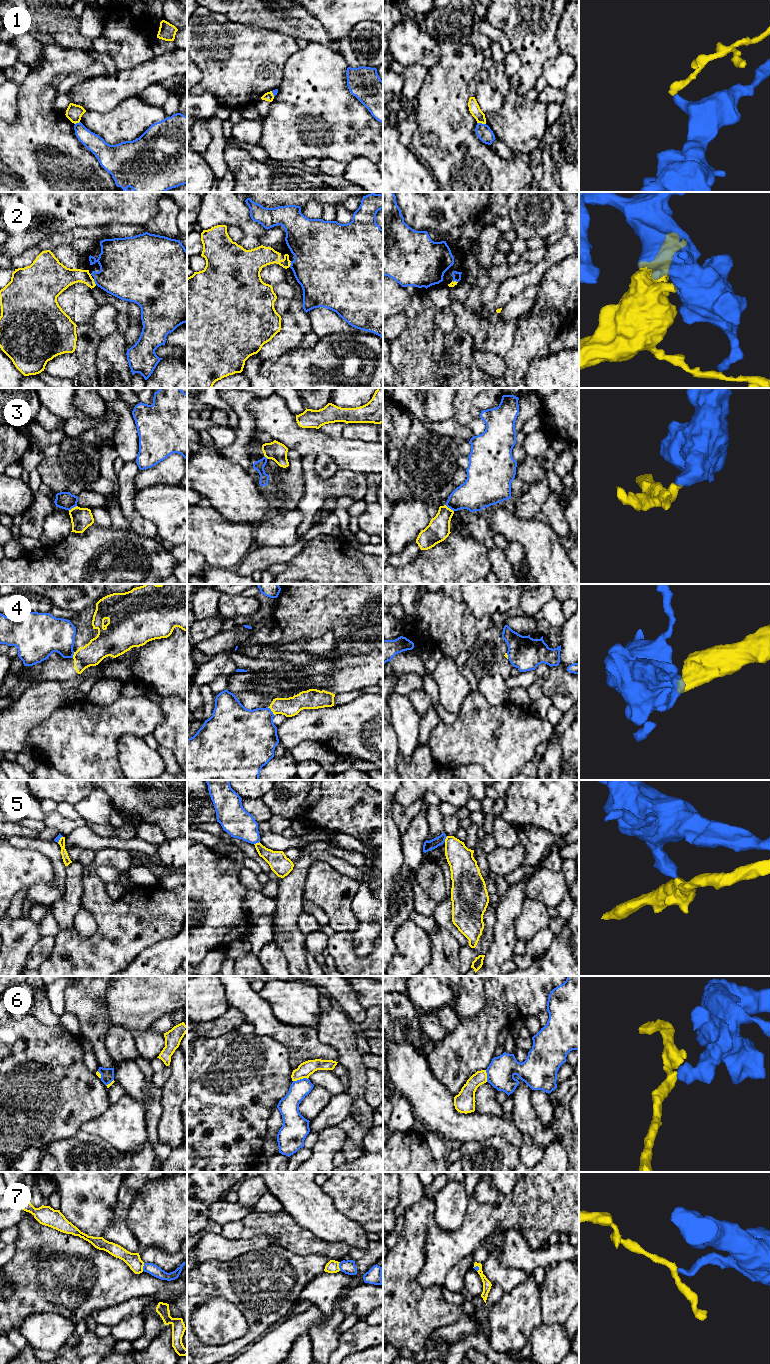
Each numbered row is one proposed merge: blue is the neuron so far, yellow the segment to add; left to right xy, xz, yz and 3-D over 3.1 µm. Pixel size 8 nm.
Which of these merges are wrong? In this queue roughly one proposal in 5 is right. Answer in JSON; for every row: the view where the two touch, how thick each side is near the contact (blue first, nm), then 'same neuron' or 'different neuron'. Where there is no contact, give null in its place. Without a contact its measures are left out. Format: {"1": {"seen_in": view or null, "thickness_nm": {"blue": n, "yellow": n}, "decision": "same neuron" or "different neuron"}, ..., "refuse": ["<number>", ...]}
{"1": {"seen_in": "yz", "thickness_nm": {"blue": 120, "yellow": 90}, "decision": "different neuron"}, "2": {"seen_in": "xy", "thickness_nm": {"blue": 400, "yellow": 160}, "decision": "different neuron"}, "3": {"seen_in": "xy", "thickness_nm": {"blue": 140, "yellow": 180}, "decision": "different neuron"}, "4": {"seen_in": "xz", "thickness_nm": {"blue": 400, "yellow": 150}, "decision": "different neuron"}, "5": {"seen_in": "xz", "thickness_nm": {"blue": 240, "yellow": 160}, "decision": "different neuron"}, "6": {"seen_in": "xz", "thickness_nm": {"blue": 160, "yellow": 120}, "decision": "different neuron"}, "7": {"seen_in": "xz", "thickness_nm": {"blue": 110, "yellow": 100}, "decision": "different neuron"}, "refuse": ["1", "2", "3", "4", "5", "6", "7"]}

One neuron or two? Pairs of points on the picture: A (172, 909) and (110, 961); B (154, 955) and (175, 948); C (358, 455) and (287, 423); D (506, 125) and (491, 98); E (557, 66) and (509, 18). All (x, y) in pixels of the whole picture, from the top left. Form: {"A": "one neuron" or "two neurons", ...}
{"A": "one neuron", "B": "one neuron", "C": "one neuron", "D": "two neurons", "E": "two neurons"}

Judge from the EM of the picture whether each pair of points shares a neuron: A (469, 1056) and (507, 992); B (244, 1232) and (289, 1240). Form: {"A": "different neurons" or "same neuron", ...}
{"A": "same neuron", "B": "same neuron"}

